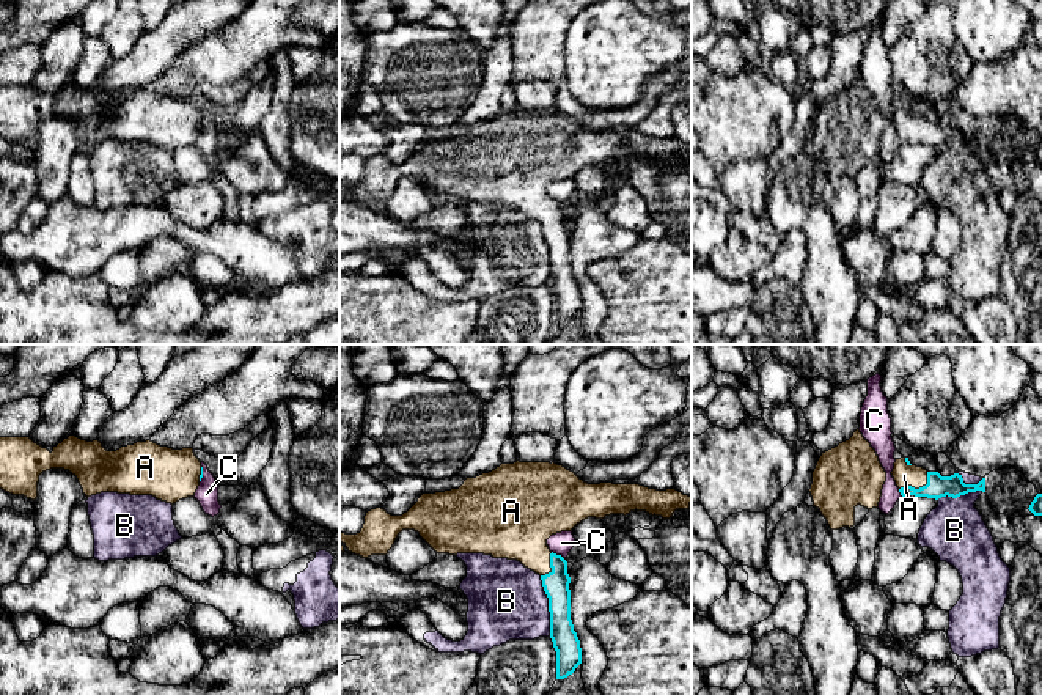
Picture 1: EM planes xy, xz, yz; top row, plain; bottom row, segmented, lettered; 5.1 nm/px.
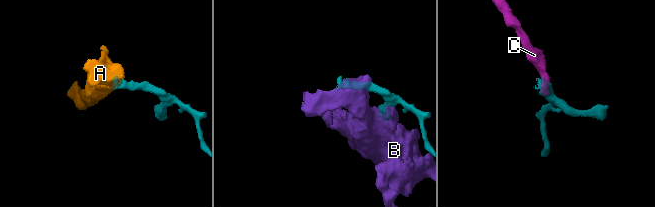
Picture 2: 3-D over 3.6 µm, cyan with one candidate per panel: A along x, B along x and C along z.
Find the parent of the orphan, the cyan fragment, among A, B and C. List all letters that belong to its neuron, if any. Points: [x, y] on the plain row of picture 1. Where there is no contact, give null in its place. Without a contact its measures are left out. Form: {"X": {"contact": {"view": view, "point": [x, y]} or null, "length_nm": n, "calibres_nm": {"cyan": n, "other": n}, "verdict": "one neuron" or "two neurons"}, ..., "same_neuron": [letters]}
{"A": {"contact": {"view": "yz", "point": [920, 136]}, "length_nm": 180, "calibres_nm": {"cyan": 120, "other": 120}, "verdict": "one neuron"}, "B": {"contact": {"view": "xz", "point": [549, 253]}, "length_nm": 320, "calibres_nm": {"cyan": 140, "other": 400}, "verdict": "two neurons"}, "C": {"contact": {"view": "xz", "point": [558, 203]}, "length_nm": 80, "calibres_nm": {"cyan": 130, "other": 110}, "verdict": "two neurons"}, "same_neuron": ["A"]}

